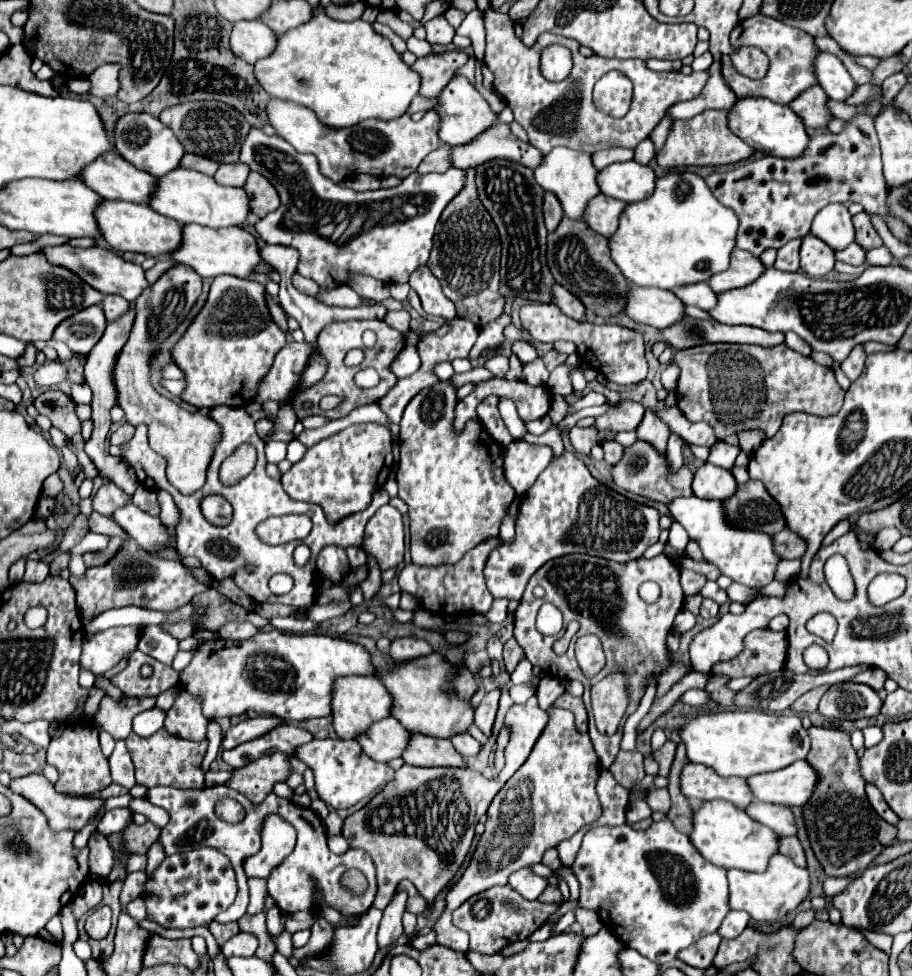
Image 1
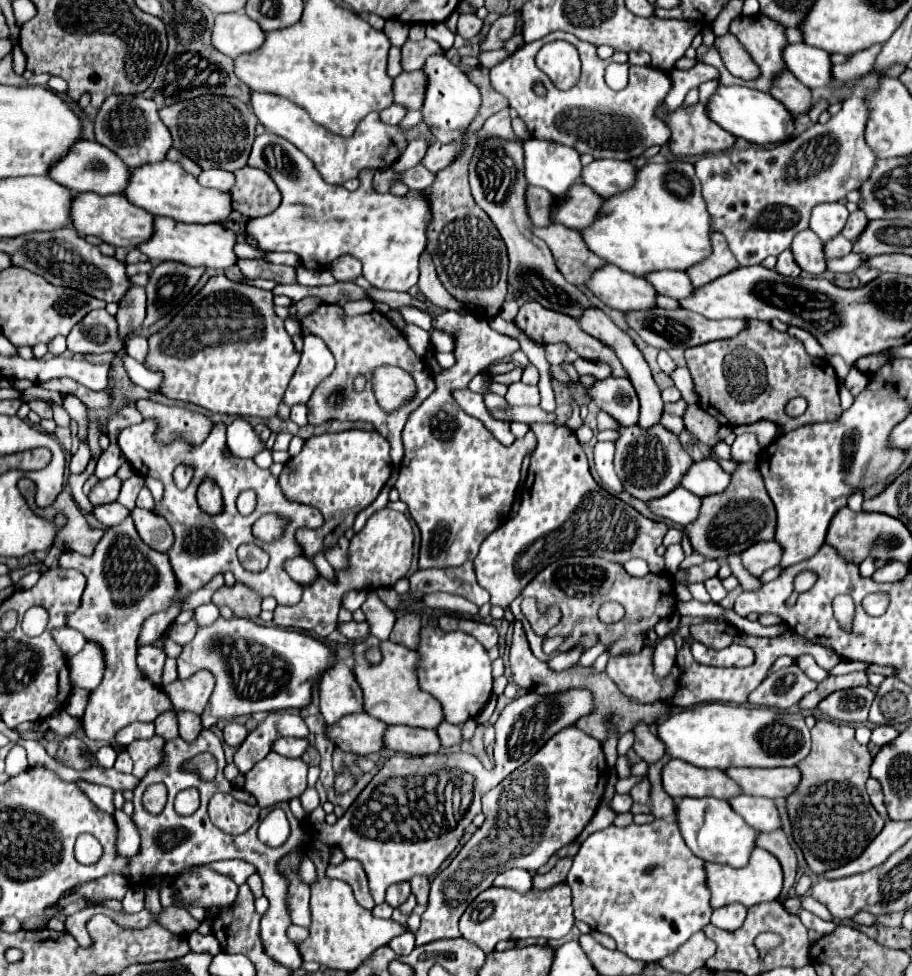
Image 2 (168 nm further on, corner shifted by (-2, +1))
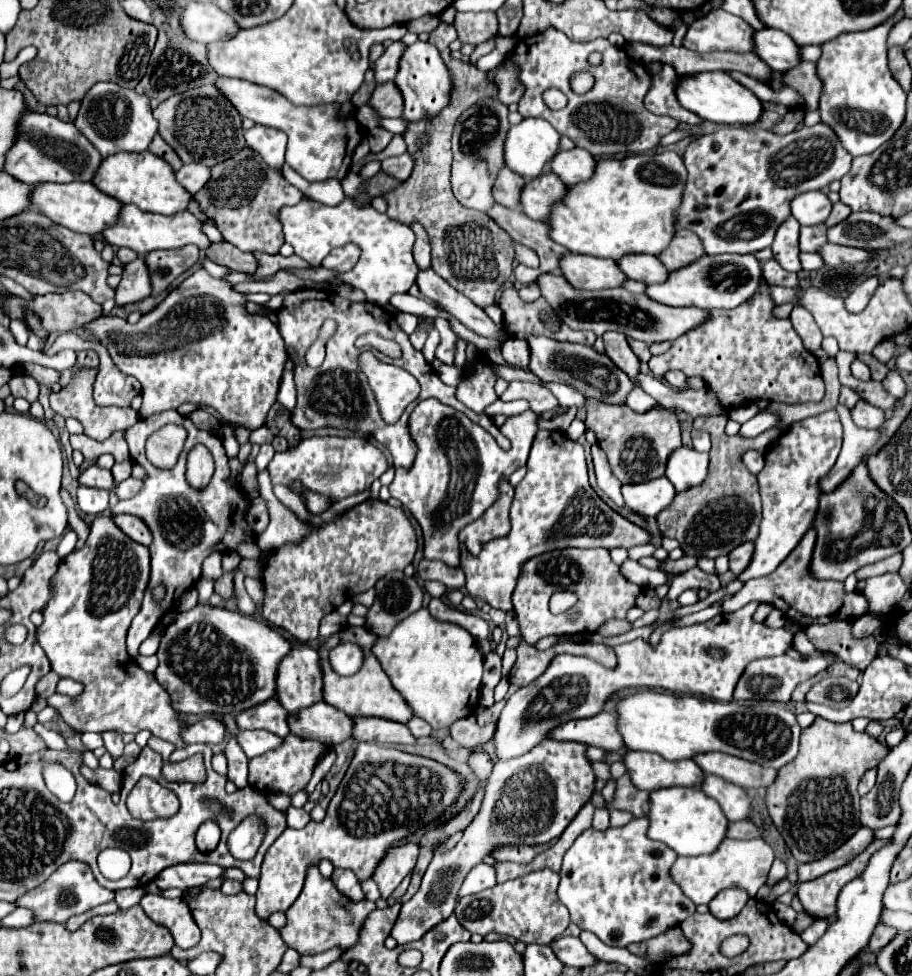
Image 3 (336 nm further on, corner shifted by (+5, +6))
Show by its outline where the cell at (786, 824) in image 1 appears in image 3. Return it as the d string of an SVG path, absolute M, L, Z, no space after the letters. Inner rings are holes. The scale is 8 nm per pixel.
M705 776L705 782L701 784L701 792L705 792L721 806L729 822L745 820L751 812L751 804L745 790L735 784L729 784L719 776Z

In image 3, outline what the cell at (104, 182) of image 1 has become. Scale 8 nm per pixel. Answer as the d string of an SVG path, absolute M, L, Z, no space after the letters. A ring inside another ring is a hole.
M25 110L17 128L17 142L5 154L5 172L25 184L41 182L89 182L101 164L101 154L95 146L75 128L73 122L63 122L57 116Z

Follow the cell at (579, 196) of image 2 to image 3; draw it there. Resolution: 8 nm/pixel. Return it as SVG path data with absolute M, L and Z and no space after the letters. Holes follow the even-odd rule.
M545 172L541 174L541 178L525 182L519 196L519 204L529 218L545 220L549 216L551 206L563 198L565 190L567 186L553 172Z

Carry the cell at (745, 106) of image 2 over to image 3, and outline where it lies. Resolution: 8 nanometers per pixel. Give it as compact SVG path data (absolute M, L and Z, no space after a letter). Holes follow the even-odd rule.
M699 72L689 76L677 76L675 94L683 108L687 108L703 120L711 120L717 124L745 126L753 124L761 116L761 102L755 98L755 94L739 82L735 82L727 72Z

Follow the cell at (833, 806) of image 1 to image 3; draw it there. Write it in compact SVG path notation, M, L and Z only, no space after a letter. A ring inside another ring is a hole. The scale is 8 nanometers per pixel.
M817 718L809 728L803 730L797 758L777 772L773 786L767 786L765 794L769 816L799 864L813 862L831 854L859 830L857 782L869 768L877 766L885 754L889 754L889 746L879 744L867 732L855 732L851 722L837 724L825 718Z

